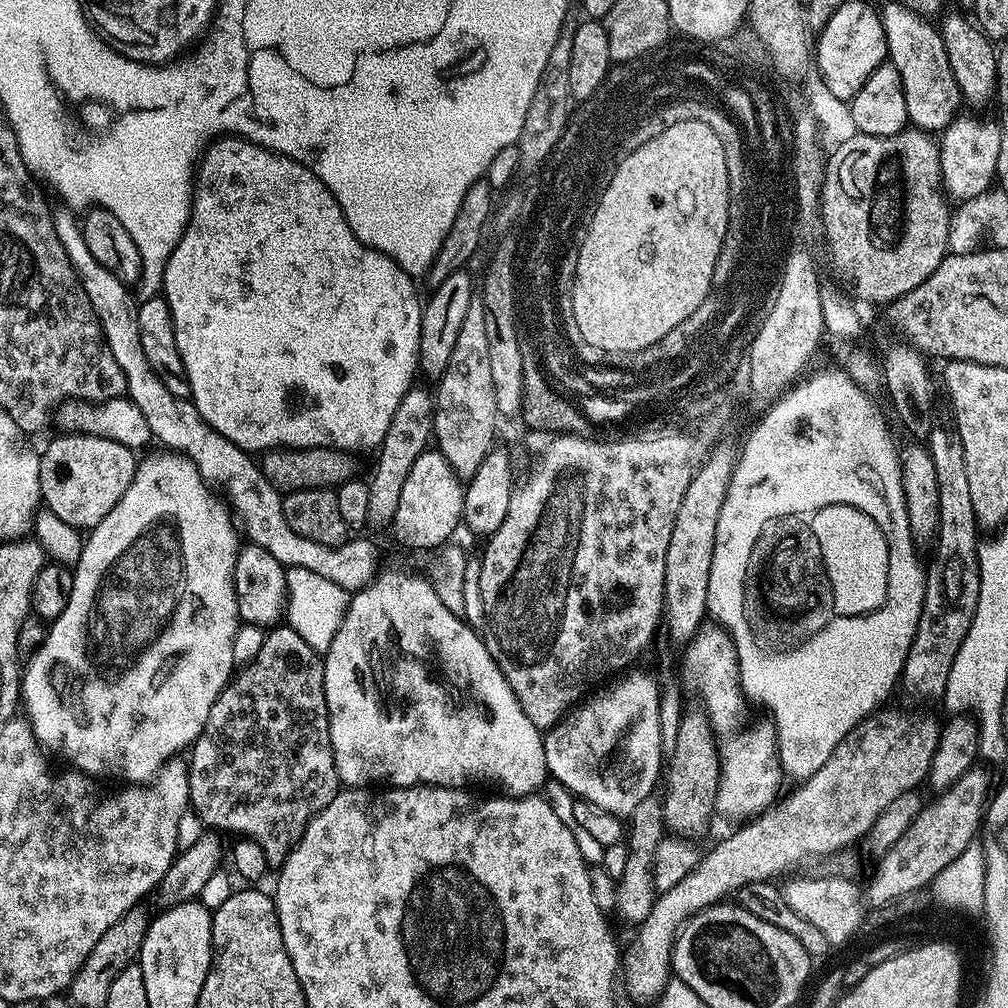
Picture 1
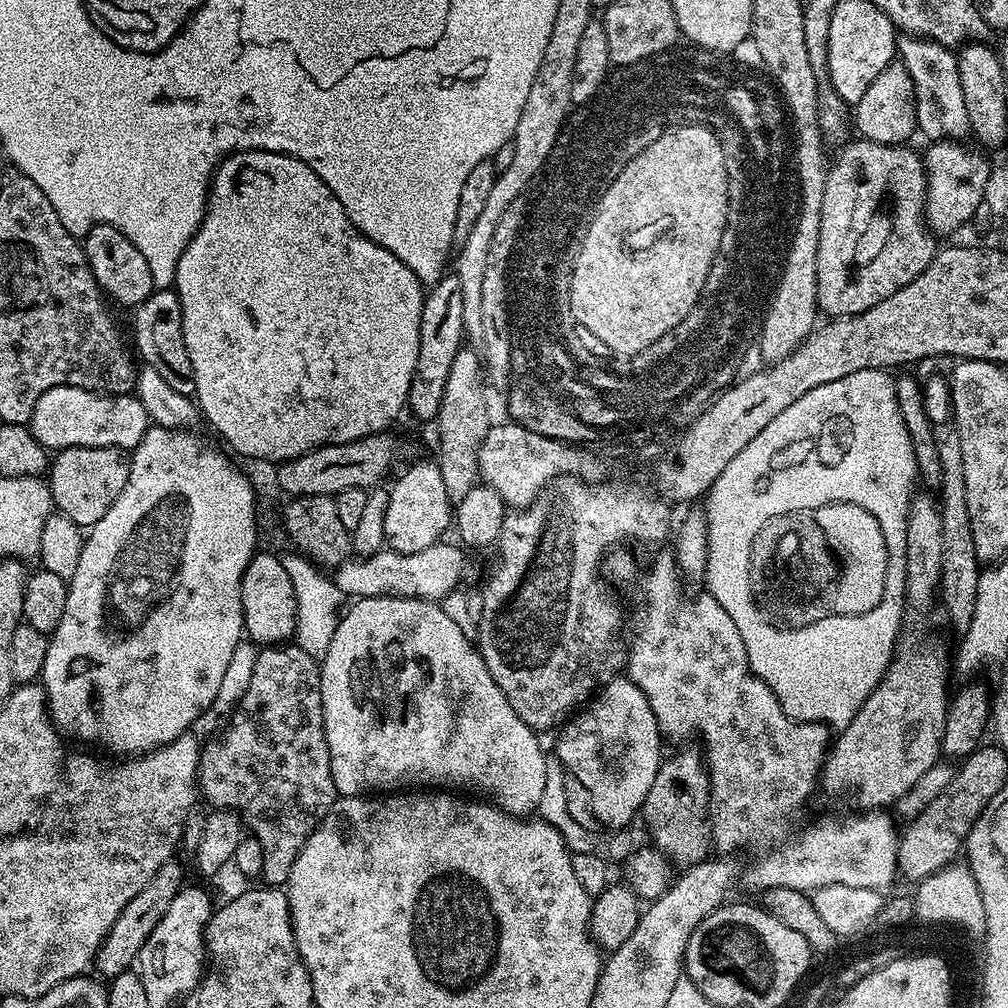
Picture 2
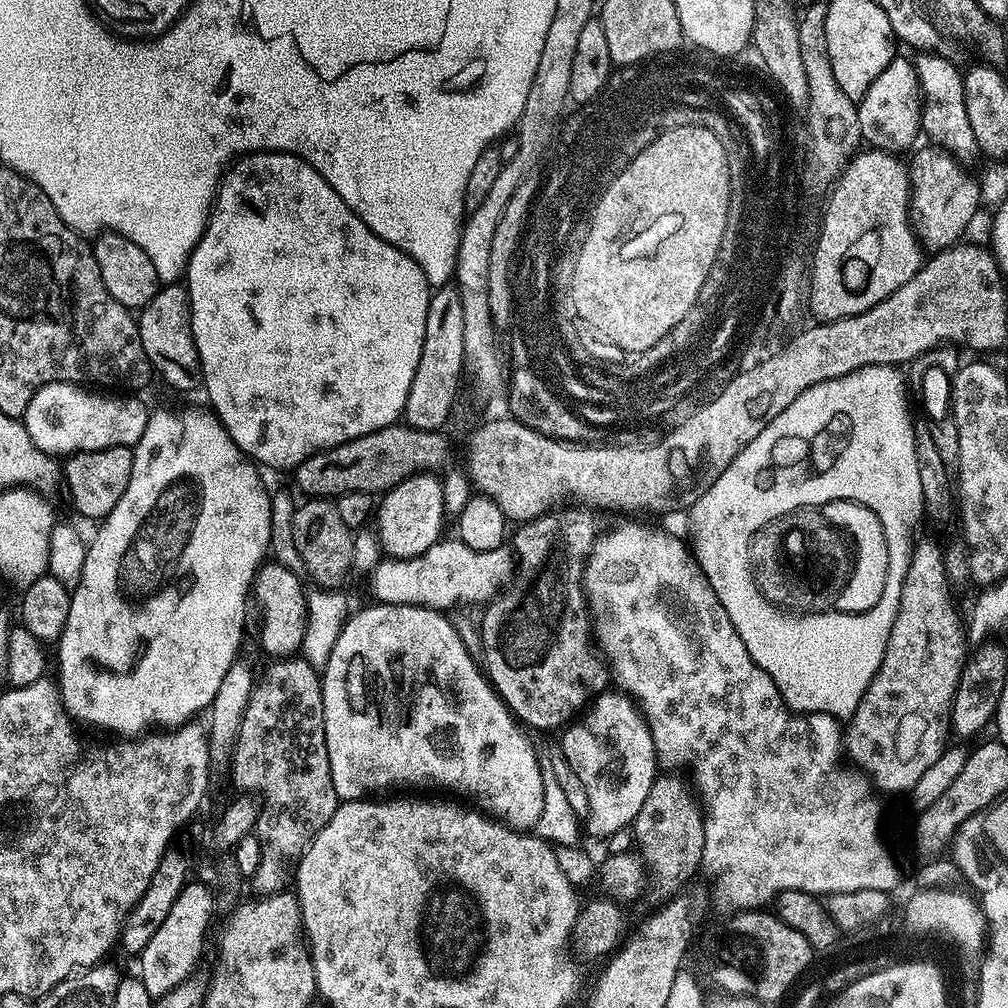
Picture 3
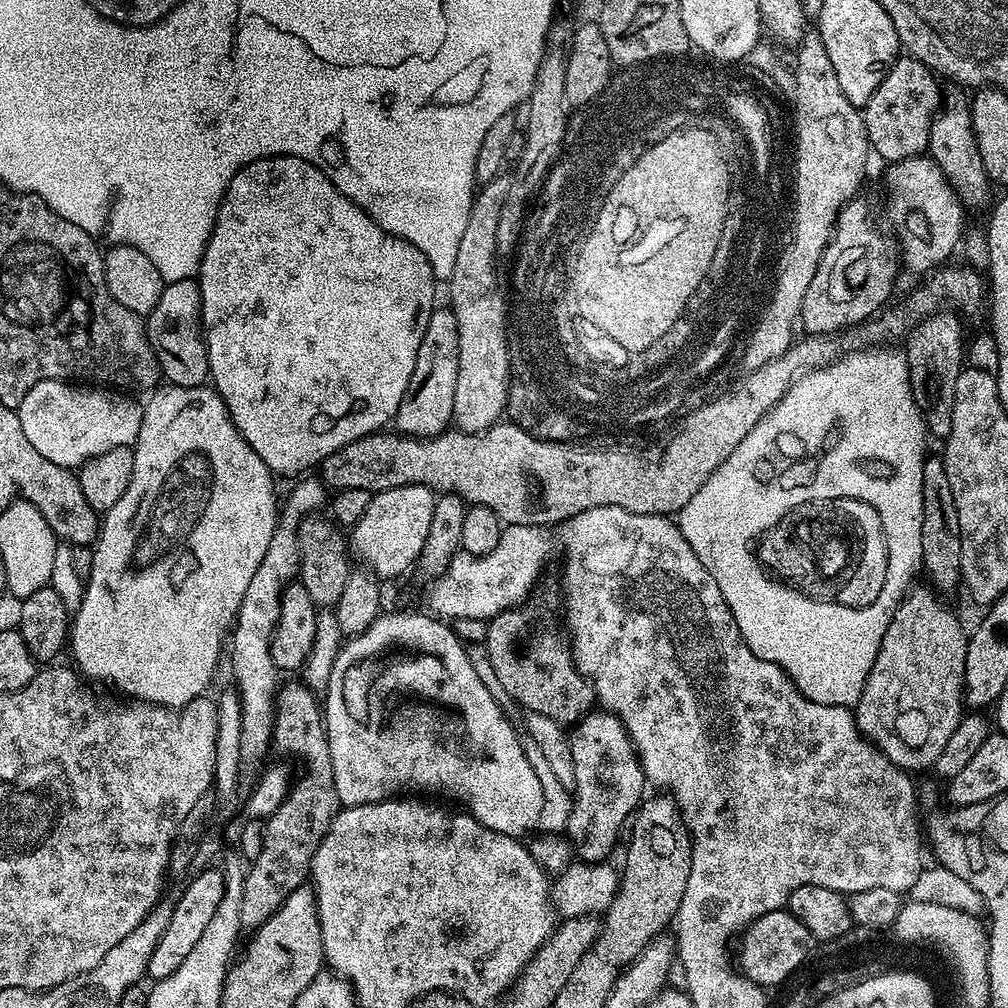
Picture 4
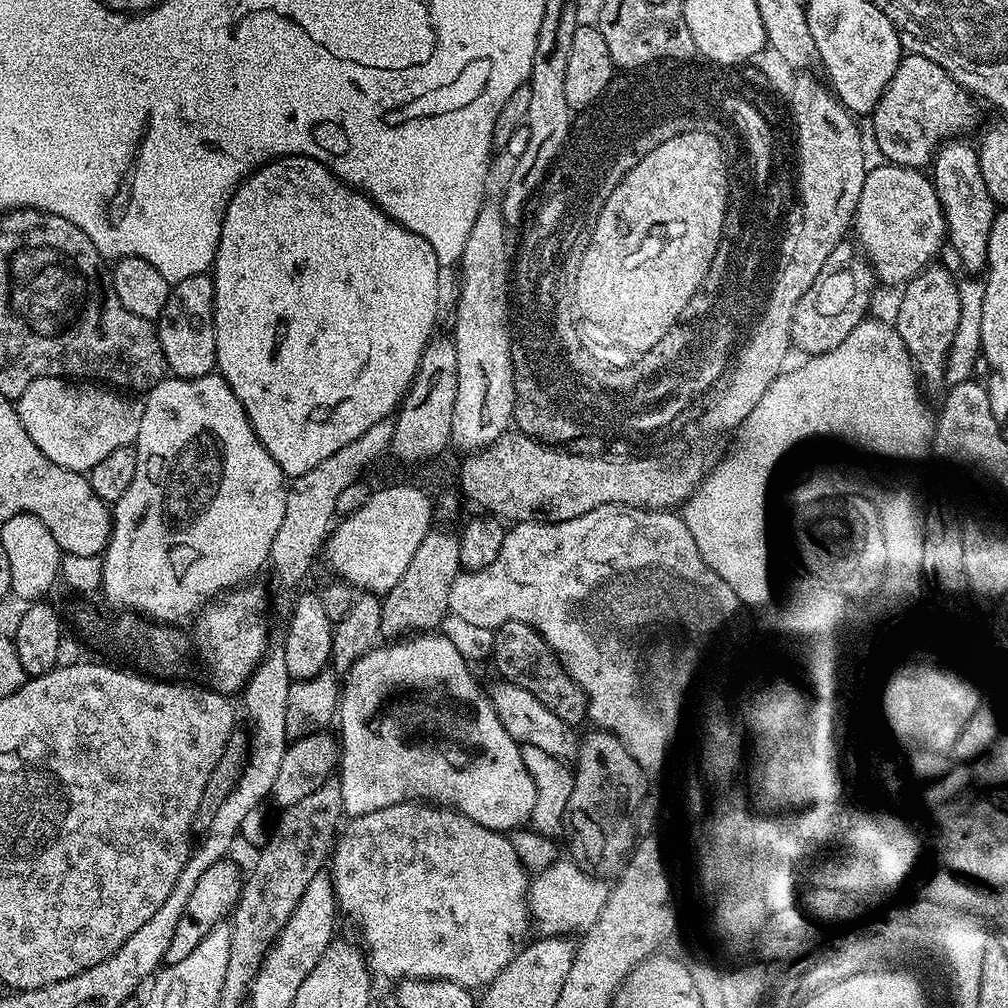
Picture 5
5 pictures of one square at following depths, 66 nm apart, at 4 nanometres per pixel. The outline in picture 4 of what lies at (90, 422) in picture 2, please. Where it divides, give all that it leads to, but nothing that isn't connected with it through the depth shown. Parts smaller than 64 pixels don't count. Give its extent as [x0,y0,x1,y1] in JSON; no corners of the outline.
[20,380,144,469]

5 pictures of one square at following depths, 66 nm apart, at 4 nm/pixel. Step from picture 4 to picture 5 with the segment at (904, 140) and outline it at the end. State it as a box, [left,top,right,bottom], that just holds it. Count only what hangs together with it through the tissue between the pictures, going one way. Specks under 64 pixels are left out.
[870,54,976,168]

